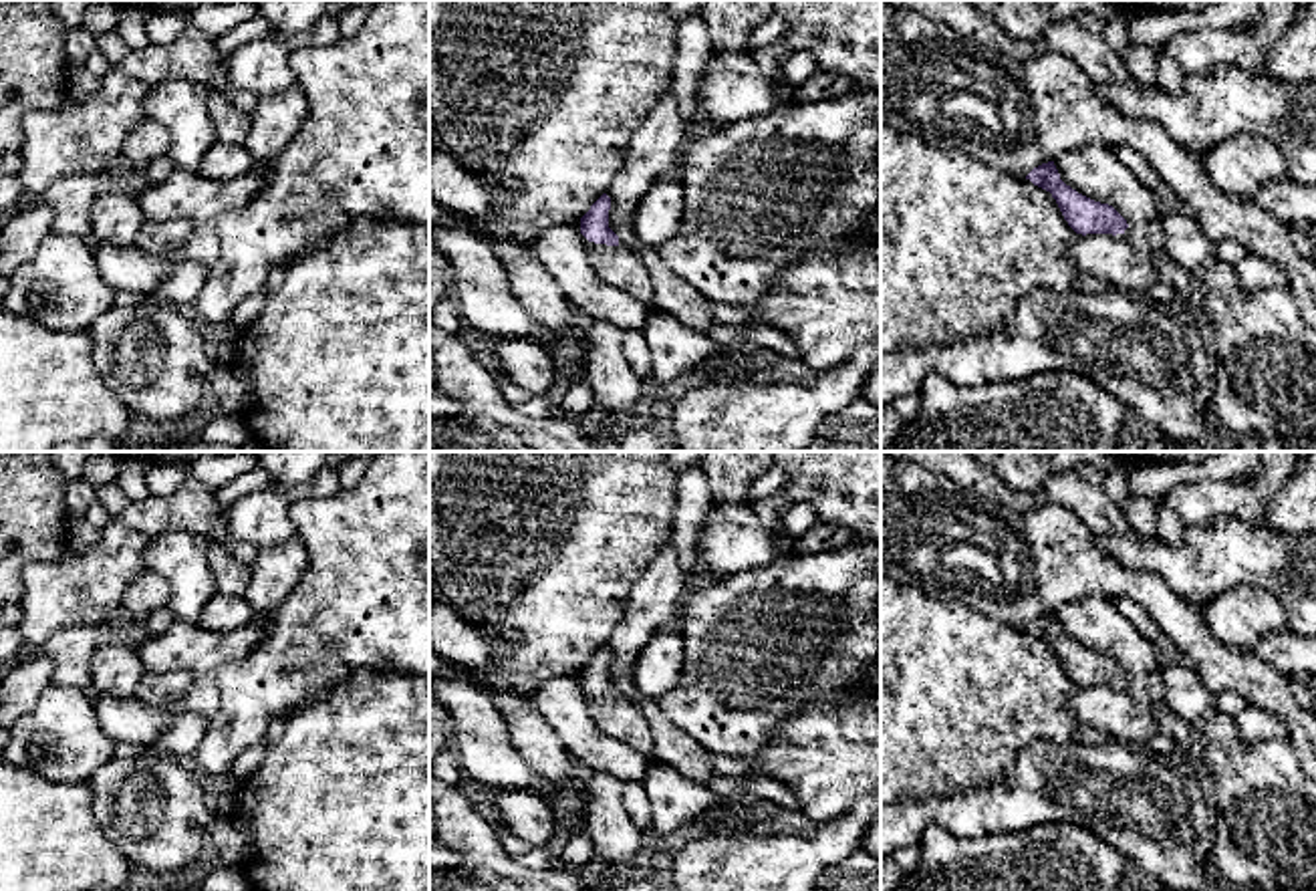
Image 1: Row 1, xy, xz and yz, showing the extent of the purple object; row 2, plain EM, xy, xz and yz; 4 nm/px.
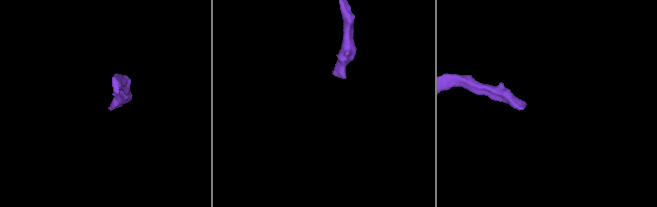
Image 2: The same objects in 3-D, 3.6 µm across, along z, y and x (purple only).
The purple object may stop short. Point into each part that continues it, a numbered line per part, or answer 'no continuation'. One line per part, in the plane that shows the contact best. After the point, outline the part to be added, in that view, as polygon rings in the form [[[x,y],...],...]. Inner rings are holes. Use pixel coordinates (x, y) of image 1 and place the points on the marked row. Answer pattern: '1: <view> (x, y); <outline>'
1: xz (619, 267); [[[590,242],[588,262],[601,280],[651,308],[653,282],[645,264],[633,250]]]

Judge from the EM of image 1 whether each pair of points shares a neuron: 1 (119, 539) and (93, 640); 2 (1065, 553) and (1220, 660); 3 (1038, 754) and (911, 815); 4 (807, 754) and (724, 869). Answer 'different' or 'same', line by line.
1: different
2: same
3: same
4: different

